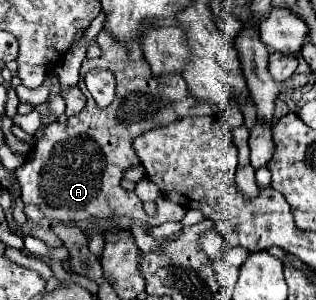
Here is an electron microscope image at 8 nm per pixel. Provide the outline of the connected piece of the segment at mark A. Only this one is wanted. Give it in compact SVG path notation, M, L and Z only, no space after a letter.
M101 29L95 43L103 49L103 57L101 59L85 59L81 65L81 75L79 75L79 89L87 95L87 87L83 83L83 77L89 69L93 67L103 67L103 69L111 69L115 73L117 79L117 97L115 101L107 107L107 109L99 109L95 105L95 101L91 101L91 95L87 95L87 105L81 113L69 117L65 123L51 123L49 127L45 127L43 137L31 147L31 151L27 153L27 161L21 169L17 169L17 179L21 183L21 197L27 205L39 205L41 211L45 213L45 217L49 217L51 221L61 221L61 223L77 223L83 219L117 219L117 217L129 217L129 219L139 219L143 223L147 223L149 227L157 227L163 225L167 221L181 221L185 217L185 209L181 205L175 205L171 201L167 201L165 197L159 197L157 203L157 211L155 215L147 215L143 209L141 199L131 193L125 191L121 187L121 179L125 175L125 171L129 171L131 167L139 165L139 157L133 151L133 139L137 135L143 135L155 127L163 127L169 125L177 119L183 117L197 117L197 115L217 115L217 109L213 103L201 101L197 97L193 97L187 89L185 79L179 73L171 73L171 75L159 75L155 77L151 73L151 67L147 65L139 41L117 41L111 33L107 33L107 29Z

